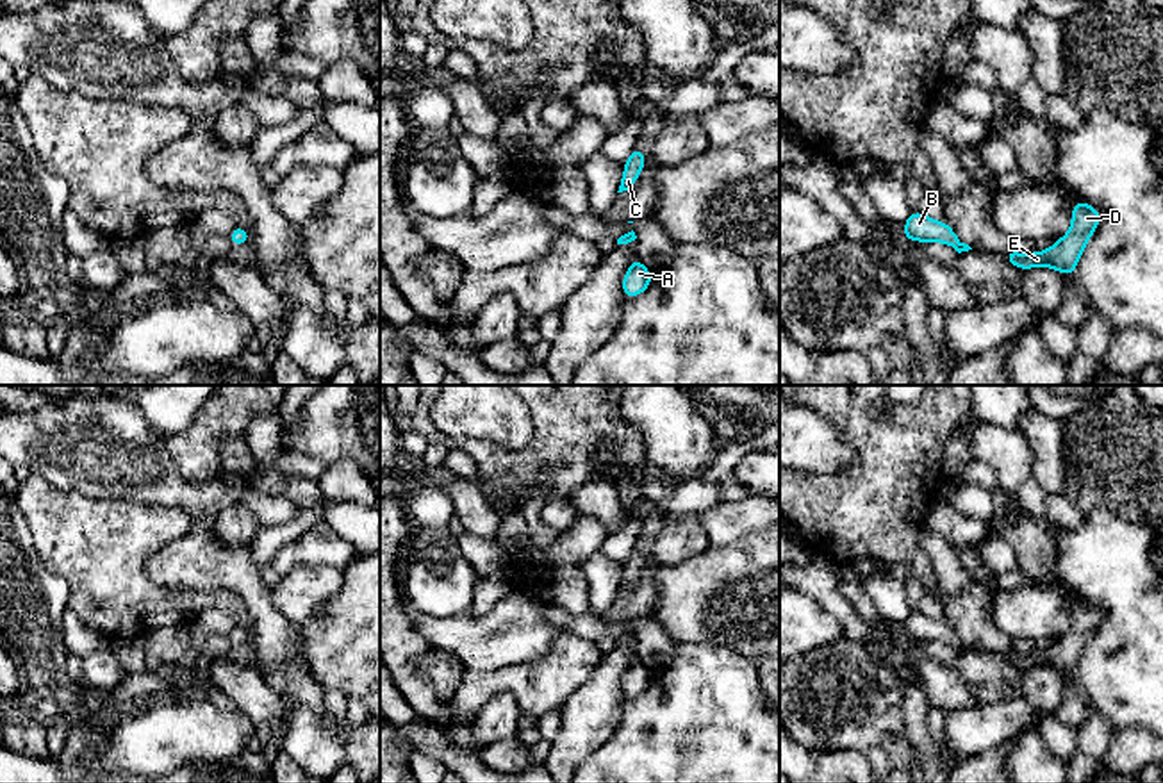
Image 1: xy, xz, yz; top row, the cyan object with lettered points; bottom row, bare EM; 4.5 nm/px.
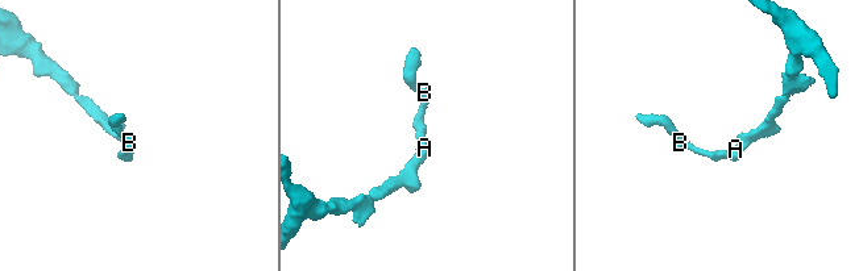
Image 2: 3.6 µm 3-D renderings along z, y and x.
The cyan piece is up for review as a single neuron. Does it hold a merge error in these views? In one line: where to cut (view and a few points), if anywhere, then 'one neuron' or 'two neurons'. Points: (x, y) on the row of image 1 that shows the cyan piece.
cut none; one neuron

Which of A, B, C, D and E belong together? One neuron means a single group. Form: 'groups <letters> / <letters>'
groups A B C D E

